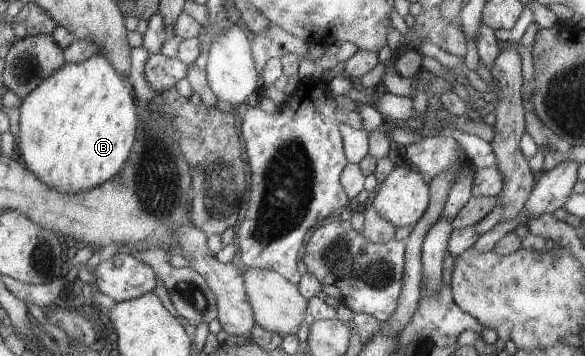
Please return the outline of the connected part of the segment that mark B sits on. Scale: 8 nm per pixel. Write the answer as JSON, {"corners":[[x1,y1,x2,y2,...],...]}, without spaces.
{"corners":[[98,53,80,63,65,62,56,73,52,74,49,78,46,78,45,81,33,91,33,93,23,99,22,106,19,108,20,128,18,128,18,130,20,133,16,136,17,158,21,160,24,165,28,166,29,170,32,171,37,178,40,178,47,186,53,187,62,193,78,194,84,190,94,189,95,187,105,185,106,182,112,181,120,173,120,169,124,168,129,161,129,155,133,151,140,122,140,115,138,115,137,108,137,98,129,78,122,77,116,66,114,66,113,63,110,63,109,59,105,58,105,54]]}

